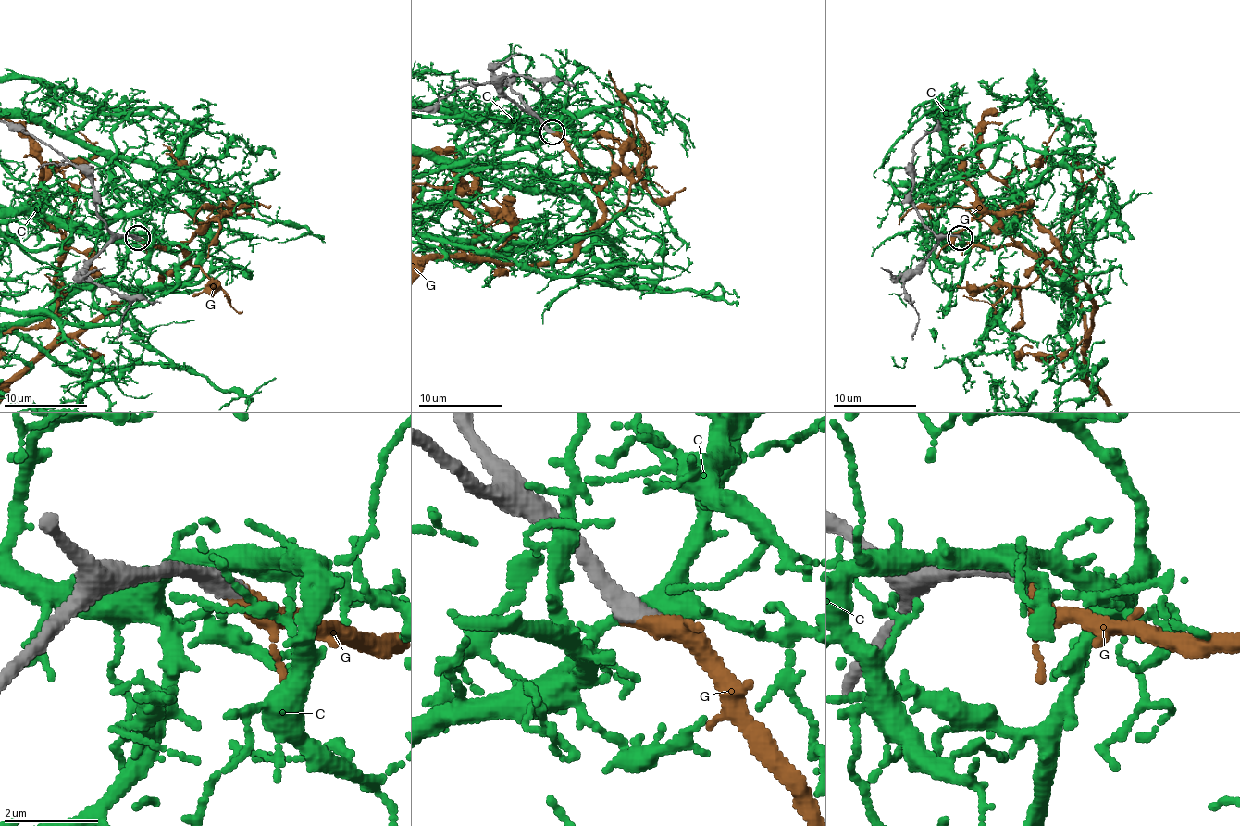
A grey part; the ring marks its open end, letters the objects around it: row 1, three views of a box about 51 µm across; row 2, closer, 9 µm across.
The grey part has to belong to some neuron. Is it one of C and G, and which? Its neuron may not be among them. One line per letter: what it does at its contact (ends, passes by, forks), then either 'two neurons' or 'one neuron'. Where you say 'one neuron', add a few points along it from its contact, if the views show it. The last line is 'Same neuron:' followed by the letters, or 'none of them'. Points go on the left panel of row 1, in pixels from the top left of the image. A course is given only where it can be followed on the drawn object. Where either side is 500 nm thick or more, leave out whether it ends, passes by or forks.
C: it passes by; two neurons
G: it ends there; one neuron
Same neuron: G

